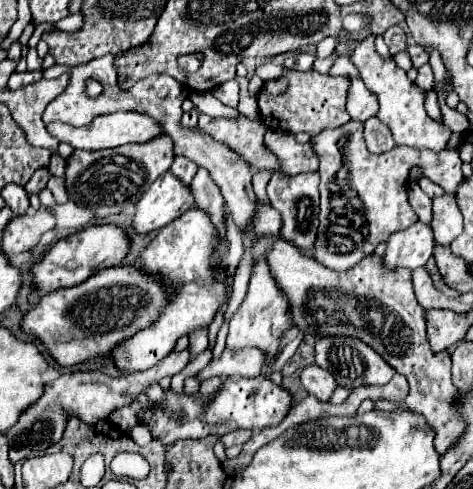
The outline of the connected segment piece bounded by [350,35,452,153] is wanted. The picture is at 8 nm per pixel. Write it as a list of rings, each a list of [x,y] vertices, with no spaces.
[[[368,35],[366,39],[358,41],[350,61],[358,67],[360,77],[366,83],[366,87],[378,97],[380,109],[378,109],[376,117],[384,125],[390,127],[394,141],[398,145],[408,145],[412,149],[430,149],[434,153],[444,150],[452,131],[444,123],[438,123],[428,117],[428,113],[424,109],[424,91],[406,77],[406,71],[402,71],[394,63],[394,59],[382,59],[376,53],[374,39],[376,39],[376,35]]]

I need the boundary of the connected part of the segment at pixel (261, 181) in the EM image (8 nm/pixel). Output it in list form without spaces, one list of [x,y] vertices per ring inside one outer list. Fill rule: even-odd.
[[[262,169],[262,171],[256,171],[254,181],[252,181],[252,183],[254,183],[254,193],[256,193],[257,199],[265,204],[270,204],[266,194],[266,183],[268,183],[268,179],[270,179],[270,171]]]

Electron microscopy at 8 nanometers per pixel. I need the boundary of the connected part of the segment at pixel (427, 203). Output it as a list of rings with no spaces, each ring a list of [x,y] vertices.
[[[418,183],[410,185],[408,197],[410,197],[410,205],[412,205],[414,213],[418,215],[418,219],[424,223],[430,223],[432,221],[432,199],[420,189]]]

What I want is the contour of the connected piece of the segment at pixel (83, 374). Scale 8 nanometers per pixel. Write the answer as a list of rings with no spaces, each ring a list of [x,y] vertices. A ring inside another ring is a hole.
[[[188,349],[186,351],[174,351],[168,357],[164,357],[160,363],[156,363],[148,371],[138,371],[130,375],[120,375],[120,377],[108,377],[100,371],[74,371],[74,373],[64,373],[52,383],[46,383],[46,391],[40,401],[36,401],[28,411],[22,413],[20,421],[6,431],[8,441],[10,441],[10,453],[12,453],[12,463],[14,451],[18,451],[18,459],[24,459],[28,455],[44,453],[50,445],[58,443],[62,439],[64,427],[66,427],[66,417],[68,413],[76,413],[82,421],[86,423],[96,423],[98,419],[106,419],[112,409],[120,409],[124,405],[130,405],[134,397],[144,393],[152,383],[158,383],[162,377],[172,377],[178,371],[182,371],[188,365]]]

